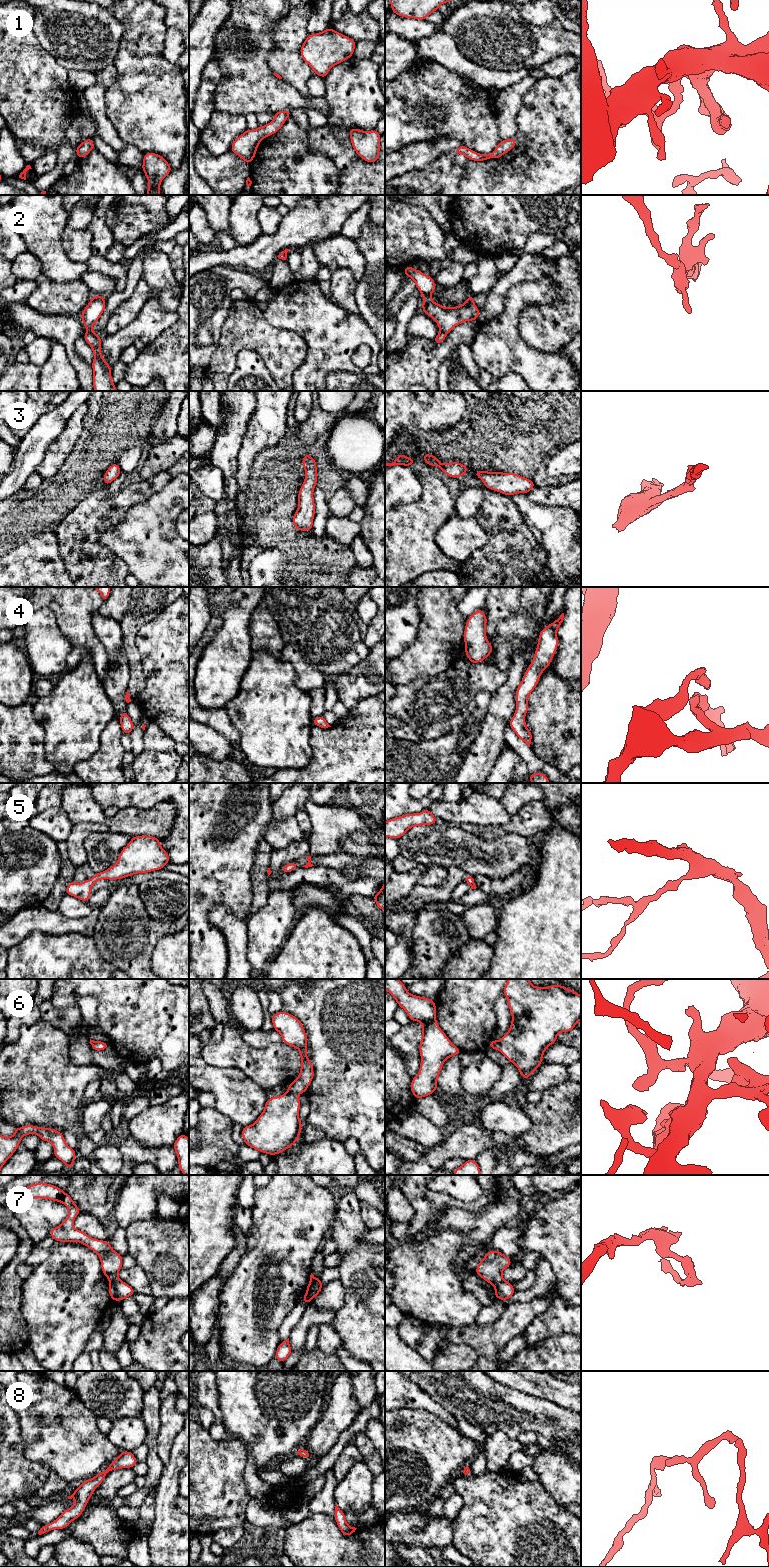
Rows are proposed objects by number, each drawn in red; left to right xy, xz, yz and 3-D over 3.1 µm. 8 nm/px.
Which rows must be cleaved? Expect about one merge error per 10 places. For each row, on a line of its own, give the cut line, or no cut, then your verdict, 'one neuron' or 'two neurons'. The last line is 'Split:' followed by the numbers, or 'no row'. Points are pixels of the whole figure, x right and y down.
1: no cut; one neuron
2: no cut; one neuron
3: no cut; one neuron
4: no cut; one neuron
5: no cut; one neuron
6: no cut; one neuron
7: cut in xz along (321, 1287), (313, 1292), (306, 1293); two neurons
8: no cut; one neuron
Split: 7

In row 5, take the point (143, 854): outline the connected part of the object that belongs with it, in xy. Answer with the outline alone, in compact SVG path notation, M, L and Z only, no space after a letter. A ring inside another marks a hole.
M149 835L133 836L118 857L117 862L107 870L82 883L72 881L66 888L66 894L88 902L91 887L102 879L118 880L134 874L147 873L163 869L170 863L168 853L161 847L160 839Z

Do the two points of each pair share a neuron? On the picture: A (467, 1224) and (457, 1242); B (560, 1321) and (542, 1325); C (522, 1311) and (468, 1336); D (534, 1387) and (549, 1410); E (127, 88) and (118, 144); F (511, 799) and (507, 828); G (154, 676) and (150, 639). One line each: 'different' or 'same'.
A: different
B: same
C: same
D: different
E: different
F: different
G: same

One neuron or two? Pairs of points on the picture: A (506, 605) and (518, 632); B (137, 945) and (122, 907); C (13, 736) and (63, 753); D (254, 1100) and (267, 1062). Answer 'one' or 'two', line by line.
A: two
B: one
C: two
D: two

